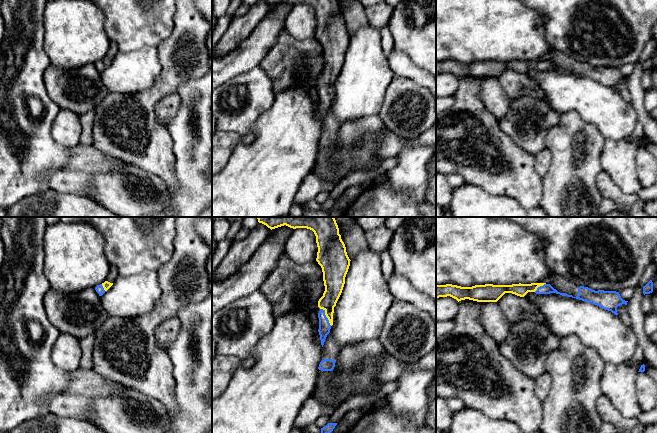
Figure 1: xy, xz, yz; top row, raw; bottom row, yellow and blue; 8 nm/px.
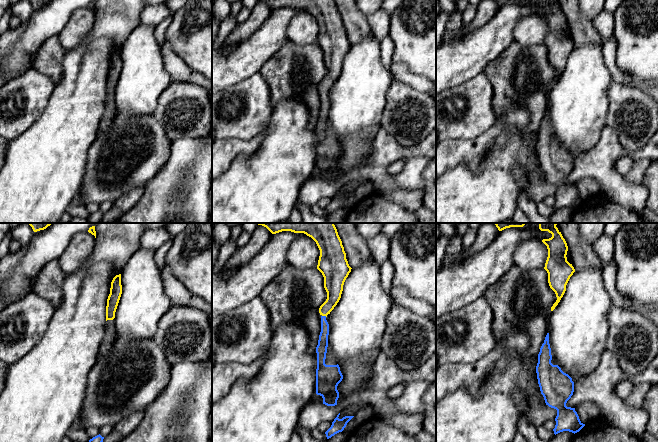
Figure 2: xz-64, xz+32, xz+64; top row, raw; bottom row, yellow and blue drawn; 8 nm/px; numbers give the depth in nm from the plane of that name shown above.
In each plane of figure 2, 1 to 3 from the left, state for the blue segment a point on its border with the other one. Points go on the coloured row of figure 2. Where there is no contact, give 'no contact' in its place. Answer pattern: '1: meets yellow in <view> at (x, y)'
1: no contact
2: meets yellow in xz+32 at (324, 315)
3: no contact

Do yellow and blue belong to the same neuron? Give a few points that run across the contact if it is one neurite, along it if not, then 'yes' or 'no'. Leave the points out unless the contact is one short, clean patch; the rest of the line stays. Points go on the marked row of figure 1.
xz (333, 286), (326, 303), (326, 316), (324, 326) | yes

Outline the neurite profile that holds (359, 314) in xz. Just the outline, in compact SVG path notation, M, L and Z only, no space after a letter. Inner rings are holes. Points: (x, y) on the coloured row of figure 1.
M369 248L360 252L350 261L342 293L334 307L330 333L339 349L347 345L378 339L385 315L395 300L383 277L380 255Z

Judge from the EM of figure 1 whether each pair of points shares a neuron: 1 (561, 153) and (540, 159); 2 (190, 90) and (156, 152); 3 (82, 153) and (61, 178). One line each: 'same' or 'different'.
1: different
2: different
3: different

